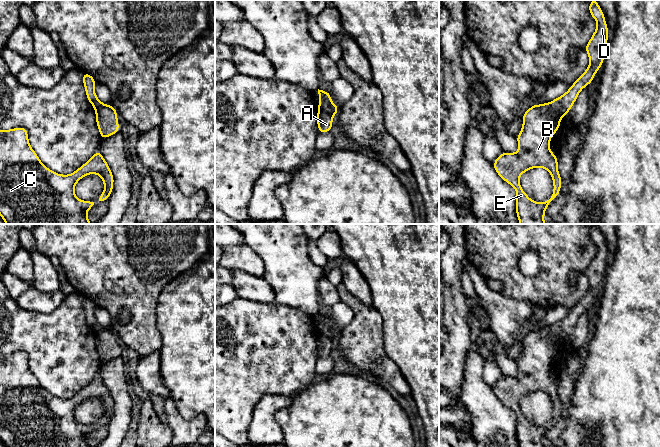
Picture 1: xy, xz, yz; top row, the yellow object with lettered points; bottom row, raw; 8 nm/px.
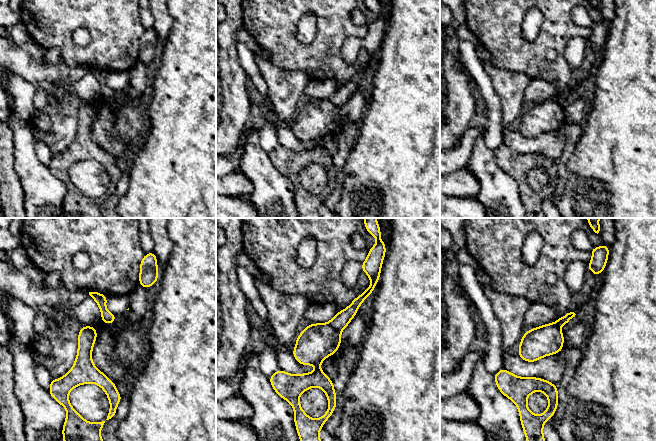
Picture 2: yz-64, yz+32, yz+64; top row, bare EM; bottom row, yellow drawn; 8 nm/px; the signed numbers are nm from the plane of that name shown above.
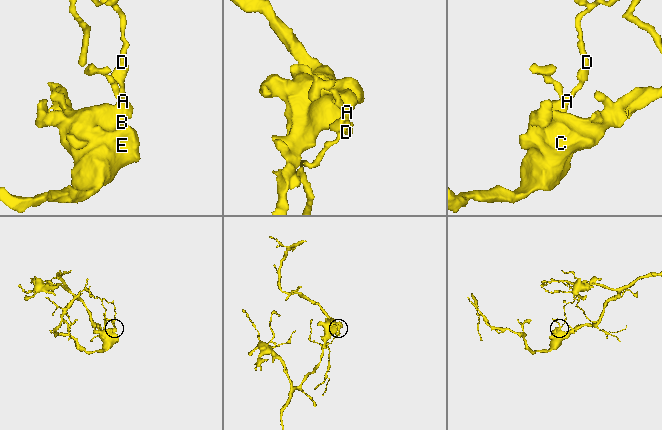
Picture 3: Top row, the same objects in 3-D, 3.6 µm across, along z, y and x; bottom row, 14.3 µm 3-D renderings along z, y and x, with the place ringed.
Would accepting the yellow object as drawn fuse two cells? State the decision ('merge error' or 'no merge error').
merge error

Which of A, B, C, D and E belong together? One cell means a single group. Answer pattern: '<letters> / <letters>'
A D / B C E

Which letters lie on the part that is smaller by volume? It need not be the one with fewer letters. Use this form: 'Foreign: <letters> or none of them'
Foreign: A, D

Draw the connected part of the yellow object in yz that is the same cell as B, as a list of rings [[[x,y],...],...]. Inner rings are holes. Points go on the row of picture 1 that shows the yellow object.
[[[534,104],[522,116],[523,126],[521,132],[517,135],[516,140],[519,144],[517,153],[502,152],[494,161],[493,168],[497,174],[508,184],[514,187],[517,193],[516,198],[516,214],[520,224],[545,224],[544,214],[546,208],[559,196],[562,178],[559,174],[557,164],[558,157],[550,151],[550,139],[560,127],[562,116],[553,110],[549,104]],[[542,167],[548,170],[553,180],[553,193],[545,202],[535,202],[531,200],[523,191],[519,178],[520,175],[532,168]]]

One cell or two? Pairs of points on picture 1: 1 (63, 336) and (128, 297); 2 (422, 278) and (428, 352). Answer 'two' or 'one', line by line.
1: two
2: one

